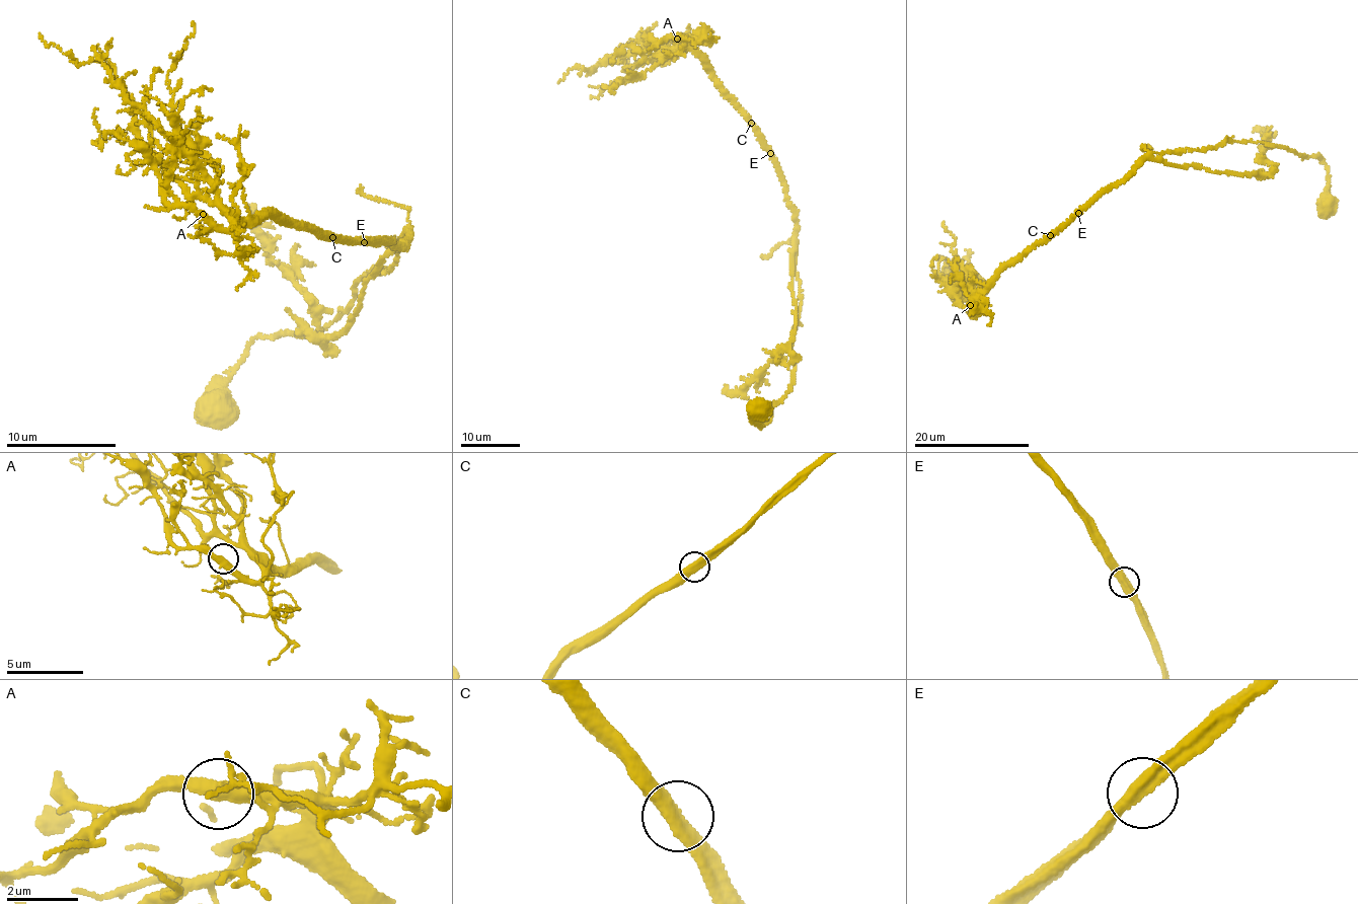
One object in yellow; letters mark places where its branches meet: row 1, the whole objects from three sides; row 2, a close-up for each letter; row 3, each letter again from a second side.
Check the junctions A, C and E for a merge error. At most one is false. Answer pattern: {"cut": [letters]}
{"cut": []}

